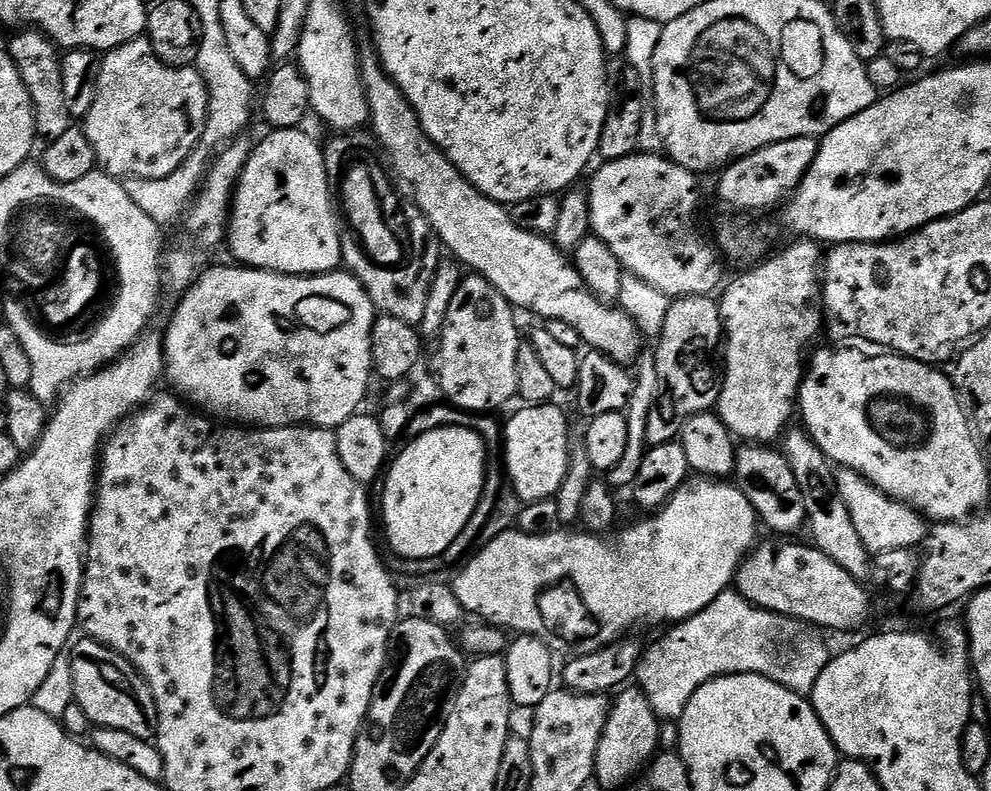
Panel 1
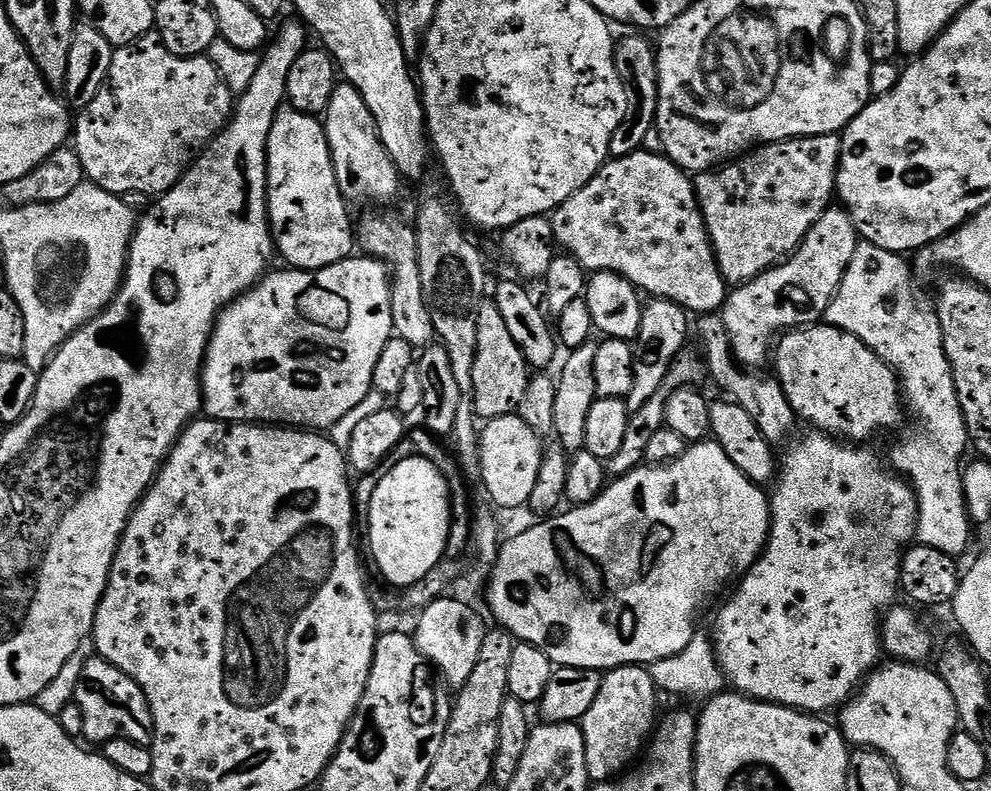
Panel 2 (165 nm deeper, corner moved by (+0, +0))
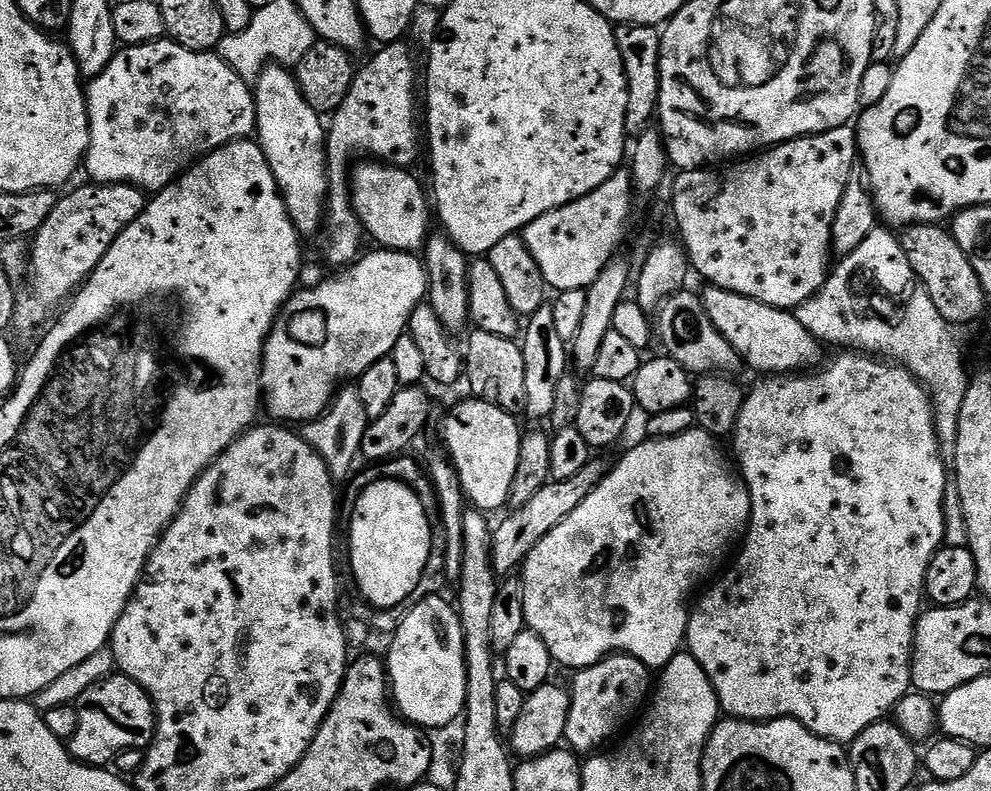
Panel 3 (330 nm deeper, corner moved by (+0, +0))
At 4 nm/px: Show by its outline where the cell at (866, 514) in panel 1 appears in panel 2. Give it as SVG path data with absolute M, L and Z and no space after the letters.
M867 242L857 243L854 258L826 310L823 323L838 330L846 330L846 334L854 334L854 338L866 342L866 346L870 346L870 350L874 350L874 354L878 354L878 358L882 358L882 362L889 364L896 373L903 399L911 415L912 412L916 415L916 428L909 430L908 437L901 444L893 446L890 464L899 475L911 483L916 492L916 540L934 550L942 550L942 554L960 558L972 540L972 528L974 529L964 497L962 471L962 465L965 463L964 451L969 451L970 448L966 418L958 402L958 386L954 386L954 374L950 358L946 358L940 323L935 311L928 309L927 312L920 305L920 300L916 297L916 288L912 285L912 272L904 260L907 259L903 255L882 250L882 246L874 246Z

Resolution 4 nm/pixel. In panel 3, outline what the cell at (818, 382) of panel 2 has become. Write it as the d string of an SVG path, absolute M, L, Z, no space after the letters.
M711 286L705 289L705 292L702 292L704 313L708 315L710 322L714 322L714 326L718 326L718 334L722 334L722 338L726 338L730 346L734 346L741 361L745 365L749 364L754 371L764 372L760 374L800 374L805 370L815 369L821 363L822 345L820 341L812 337L810 330L806 330L806 326L802 326L802 322L798 322L798 318L791 311L766 306L762 302L751 300L742 294L734 294L730 290Z

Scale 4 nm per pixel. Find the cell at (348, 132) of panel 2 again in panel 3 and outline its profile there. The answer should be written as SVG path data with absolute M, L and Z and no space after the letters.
M360 162L350 172L352 205L360 218L360 227L382 247L396 252L419 253L430 235L428 227L434 224L429 193L412 174L383 162Z

